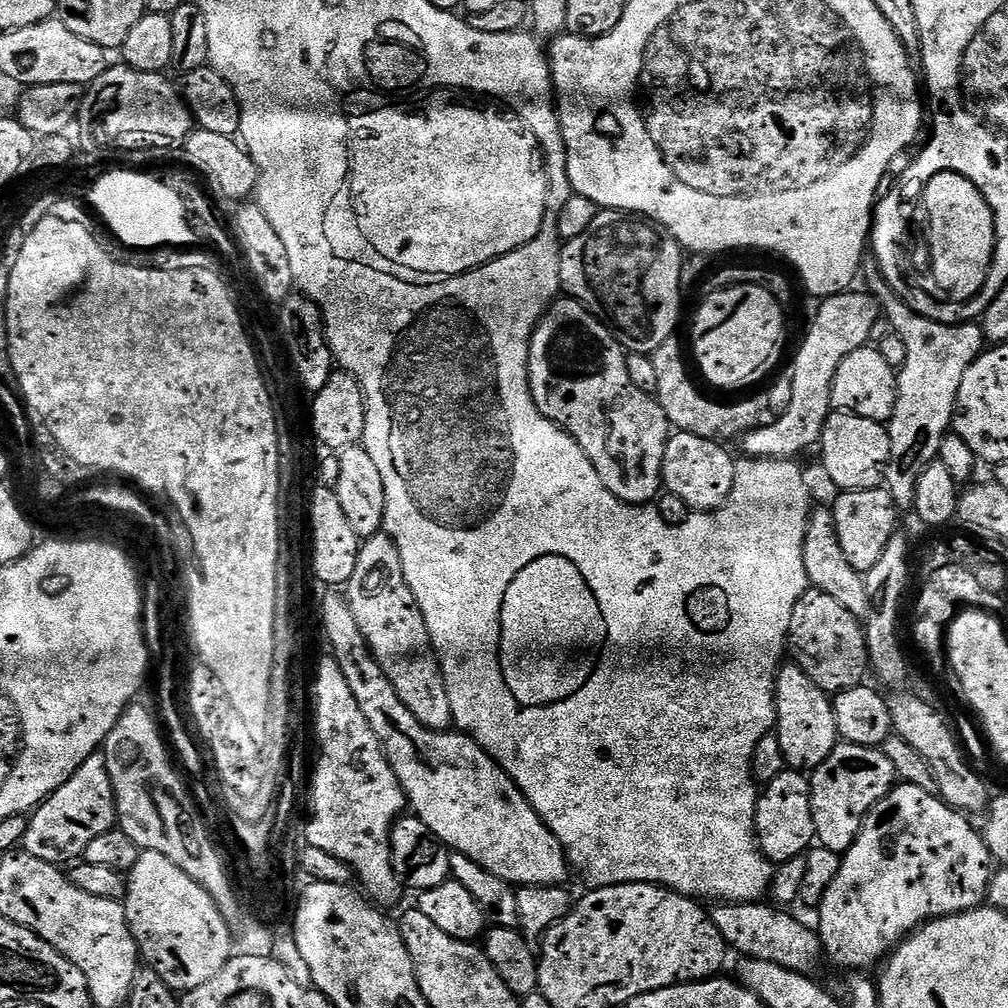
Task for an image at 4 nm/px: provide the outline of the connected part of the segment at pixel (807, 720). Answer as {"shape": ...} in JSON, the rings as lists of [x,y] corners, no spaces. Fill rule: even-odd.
{"shape":[[[794,662],[785,663],[776,673],[776,726],[774,735],[778,738],[778,742],[782,742],[785,765],[789,769],[799,770],[805,774],[811,773],[818,766],[822,766],[822,762],[826,762],[826,758],[830,758],[830,754],[836,749],[838,743],[834,710],[829,693],[823,692]]]}

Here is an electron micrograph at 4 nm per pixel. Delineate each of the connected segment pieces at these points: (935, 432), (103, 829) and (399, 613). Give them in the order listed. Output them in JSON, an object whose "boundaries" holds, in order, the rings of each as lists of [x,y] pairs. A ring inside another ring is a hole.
{"boundaries":[[[[868,254],[862,261],[862,276],[868,279],[867,291],[875,296],[882,305],[883,319],[890,322],[893,333],[906,342],[906,362],[898,370],[896,377],[896,405],[894,414],[886,422],[890,434],[890,462],[888,469],[884,471],[883,487],[894,498],[897,509],[906,510],[912,508],[914,494],[918,494],[918,478],[926,466],[940,455],[942,442],[950,434],[952,419],[956,413],[958,402],[958,390],[962,390],[962,374],[966,374],[968,365],[974,363],[986,348],[986,337],[983,327],[976,322],[962,324],[939,324],[936,320],[926,318],[918,314],[904,300],[896,295],[896,291],[886,283],[880,273],[880,267],[876,257]]],[[[97,750],[57,792],[31,813],[22,848],[34,854],[34,858],[42,858],[42,862],[64,866],[67,860],[79,861],[91,840],[98,838],[98,834],[106,834],[116,823],[116,799],[106,770],[106,758],[103,751]]],[[[382,530],[361,543],[358,566],[354,566],[354,574],[346,585],[346,599],[358,630],[362,630],[362,638],[366,638],[378,666],[382,666],[382,674],[390,678],[390,686],[394,686],[398,698],[402,698],[406,710],[410,710],[410,714],[414,714],[414,718],[418,718],[422,726],[433,728],[435,732],[451,729],[454,721],[450,710],[450,698],[446,694],[446,682],[436,649],[432,647],[426,618],[422,618],[422,610],[414,598],[414,590],[410,590],[406,582],[406,574],[402,574],[402,558],[398,554],[398,546],[394,546],[387,532]]]]}

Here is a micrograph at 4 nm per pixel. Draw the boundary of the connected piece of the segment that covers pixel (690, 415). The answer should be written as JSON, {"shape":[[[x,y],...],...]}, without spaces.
{"shape":[[[673,336],[662,342],[662,346],[651,353],[651,357],[658,379],[658,390],[655,395],[669,423],[677,431],[698,434],[707,440],[729,442],[728,440],[734,439],[735,436],[740,438],[751,432],[765,419],[764,412],[767,413],[769,407],[767,395],[764,394],[752,396],[749,400],[740,400],[737,404],[704,400],[703,394],[690,382],[679,337]]]}

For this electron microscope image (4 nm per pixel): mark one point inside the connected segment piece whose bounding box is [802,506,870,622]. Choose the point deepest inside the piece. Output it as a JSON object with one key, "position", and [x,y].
{"position":[826,566]}

